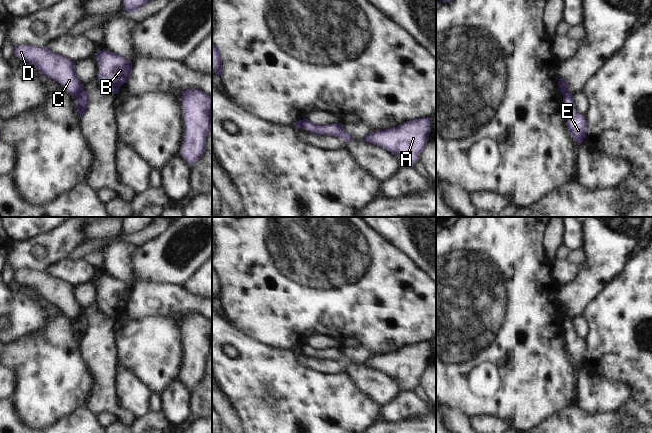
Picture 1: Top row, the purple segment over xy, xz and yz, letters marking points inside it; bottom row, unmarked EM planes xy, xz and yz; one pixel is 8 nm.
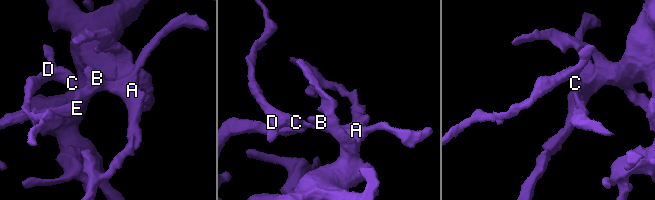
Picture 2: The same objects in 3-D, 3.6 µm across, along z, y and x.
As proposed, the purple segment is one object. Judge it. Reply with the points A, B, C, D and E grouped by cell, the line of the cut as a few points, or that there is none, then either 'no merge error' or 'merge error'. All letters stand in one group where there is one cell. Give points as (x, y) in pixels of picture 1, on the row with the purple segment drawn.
groups A B E / C D; cut xy (82, 88), (75, 97); merge error

